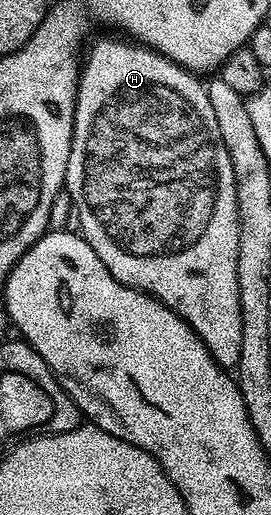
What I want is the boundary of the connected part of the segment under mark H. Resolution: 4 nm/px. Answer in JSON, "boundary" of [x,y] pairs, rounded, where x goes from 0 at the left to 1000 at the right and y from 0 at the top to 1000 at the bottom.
{"boundary":[[[480,74],[435,76],[450,78],[354,80],[336,89],[332,103],[325,93],[299,118],[236,371],[258,384],[280,427],[288,419],[284,441],[295,445],[295,456],[317,464],[325,478],[339,478],[339,485],[354,485],[369,509],[399,517],[413,540],[428,540],[458,555],[572,575],[668,621],[694,625],[694,633],[753,664],[753,672],[815,715],[875,717],[886,695],[886,548],[871,540],[871,517],[893,449],[878,429],[875,361],[856,313],[841,303],[827,268],[812,264],[808,239],[797,237],[793,216],[782,214],[760,181],[760,163],[720,142],[672,132],[620,111],[594,109],[535,85],[513,85]]]}

